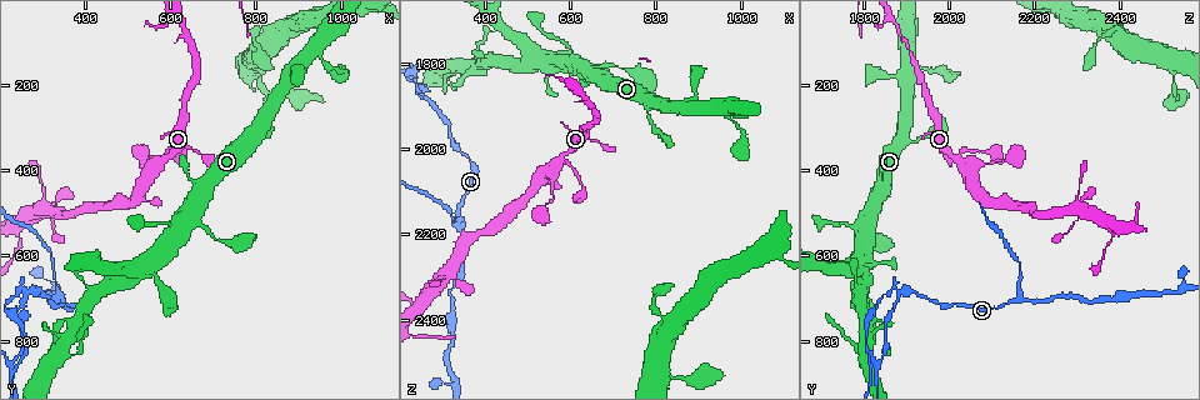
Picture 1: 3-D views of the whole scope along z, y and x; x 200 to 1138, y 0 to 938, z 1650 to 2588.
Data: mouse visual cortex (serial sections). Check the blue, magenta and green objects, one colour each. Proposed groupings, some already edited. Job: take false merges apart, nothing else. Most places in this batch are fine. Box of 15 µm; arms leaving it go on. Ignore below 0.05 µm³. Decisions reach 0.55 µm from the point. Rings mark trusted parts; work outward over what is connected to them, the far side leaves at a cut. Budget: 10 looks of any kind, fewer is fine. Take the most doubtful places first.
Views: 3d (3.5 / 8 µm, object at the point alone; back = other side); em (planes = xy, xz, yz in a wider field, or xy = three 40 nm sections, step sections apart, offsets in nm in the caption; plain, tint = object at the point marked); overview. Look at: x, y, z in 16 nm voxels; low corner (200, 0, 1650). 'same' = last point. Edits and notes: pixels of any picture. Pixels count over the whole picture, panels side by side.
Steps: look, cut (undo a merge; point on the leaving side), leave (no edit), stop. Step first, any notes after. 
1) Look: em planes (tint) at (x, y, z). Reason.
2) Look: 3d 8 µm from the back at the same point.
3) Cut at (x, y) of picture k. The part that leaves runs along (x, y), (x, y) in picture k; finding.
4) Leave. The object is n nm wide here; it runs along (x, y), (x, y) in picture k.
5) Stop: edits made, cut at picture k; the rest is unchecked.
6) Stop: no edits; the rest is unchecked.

Look: em planes (tint) at (265, 680, 1885). Narrows sharply.

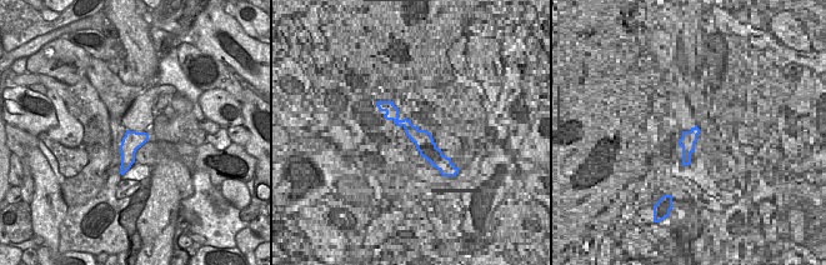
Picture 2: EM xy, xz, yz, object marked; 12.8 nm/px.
Look: 3d 3.5 µm at the same point.

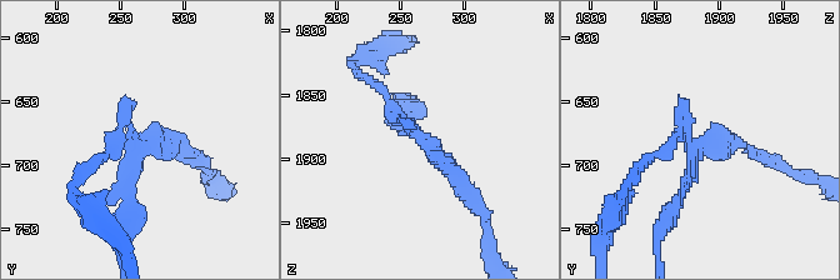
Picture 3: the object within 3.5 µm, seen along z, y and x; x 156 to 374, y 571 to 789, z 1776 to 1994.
Cut at (411, 113) of picture 3. The part that leaves runs along (691, 143), (675, 139), (646, 158), (618, 200) in picture 3; two cells meet here.

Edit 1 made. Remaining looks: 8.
Look: overview.

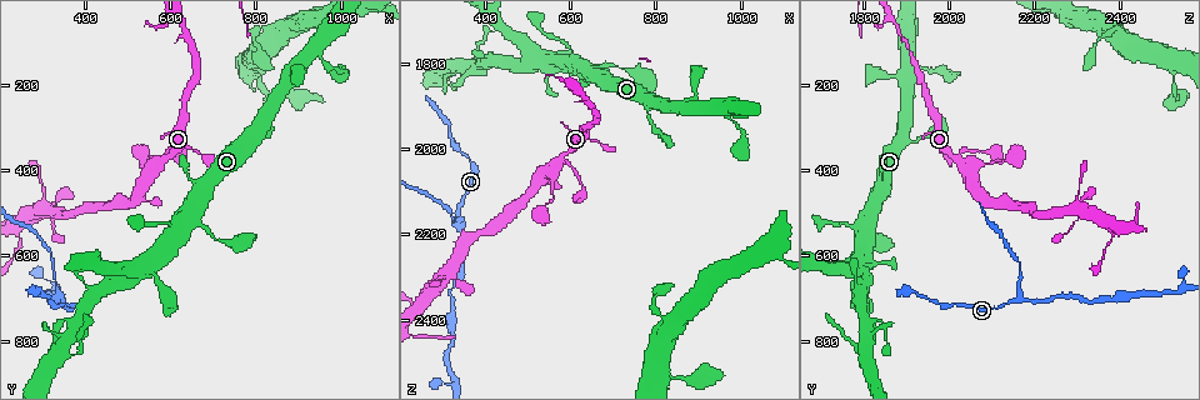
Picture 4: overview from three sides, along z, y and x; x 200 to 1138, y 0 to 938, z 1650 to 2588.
Look: 3d 3.5 µm at (335, 695, 2170). Branch point.

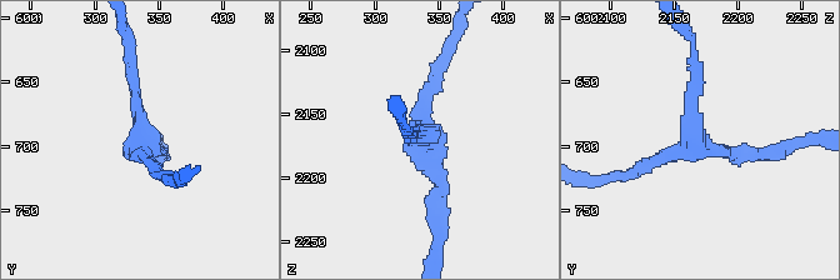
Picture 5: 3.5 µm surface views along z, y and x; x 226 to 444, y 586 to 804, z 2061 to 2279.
Look: em xy step 1 (tint) at (338, 698, 2164). 3 arms meet here; the arms are 150, 150, 200 nm wide.

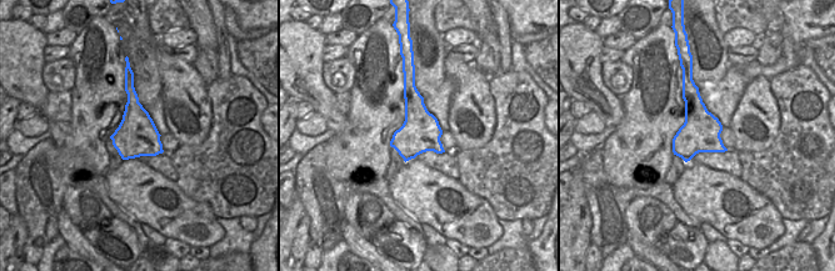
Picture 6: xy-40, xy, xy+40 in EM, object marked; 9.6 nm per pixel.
Leave. One cell here.

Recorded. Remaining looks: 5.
Look: 3d 8 µm at (325, 710, 2325). Narrows sharply.

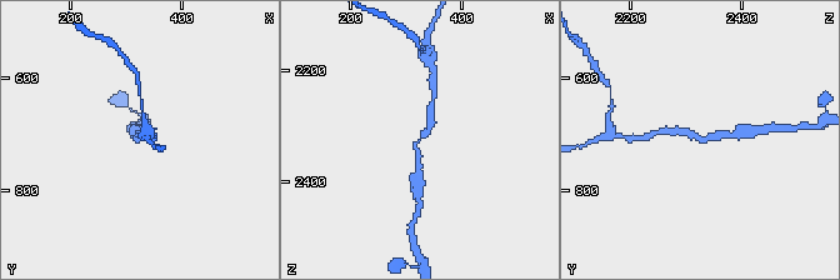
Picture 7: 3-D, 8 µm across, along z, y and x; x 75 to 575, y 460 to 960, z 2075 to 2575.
Look: 3d 3.5 µm at (325, 705, 2330).

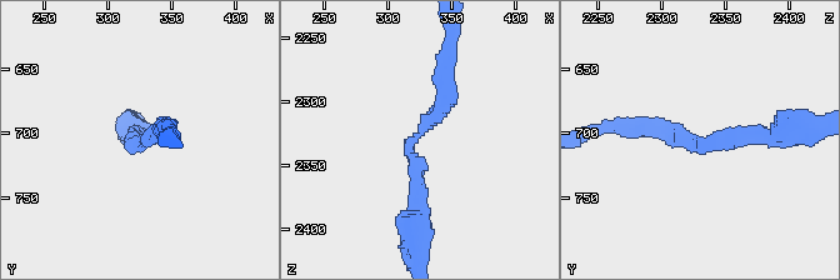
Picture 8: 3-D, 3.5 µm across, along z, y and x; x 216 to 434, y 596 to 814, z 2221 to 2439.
Leave. The arms are 200, 200 nm wide; it runs along (445, 70), (441, 109), (408, 144), (419, 215) in picture 8; all the same cell.

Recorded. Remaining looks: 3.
Look: 3d 8 µm at (340, 680, 2545). Narrows sharply.

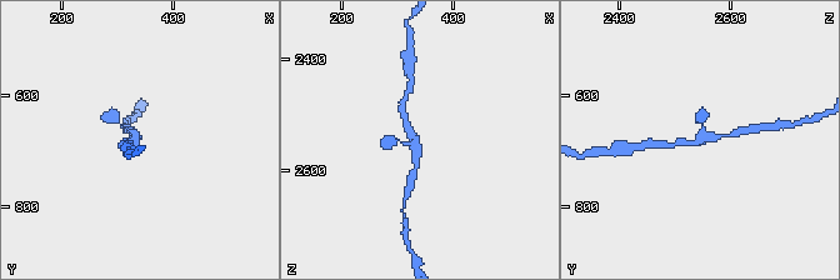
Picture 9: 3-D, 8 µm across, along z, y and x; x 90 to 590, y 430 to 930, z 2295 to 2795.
Look: 3d 3.5 µm at (335, 670, 2555).

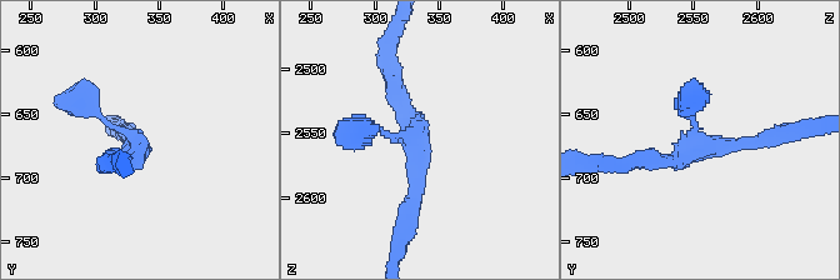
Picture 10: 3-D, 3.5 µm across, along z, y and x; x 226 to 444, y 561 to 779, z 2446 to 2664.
Look: em xy step 1 (tint) at (332, 674, 2548).

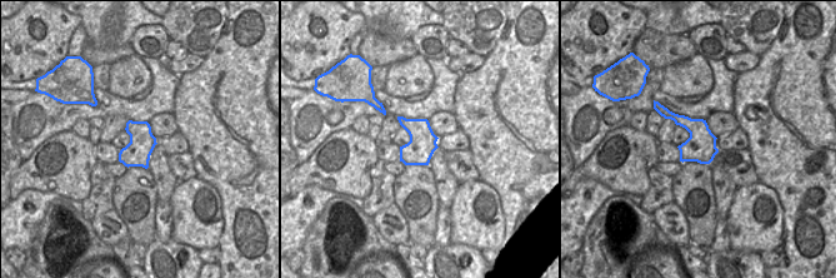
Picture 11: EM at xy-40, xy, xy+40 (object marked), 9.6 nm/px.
Leave. It runs along (624, 163), (679, 159), (698, 129), (691, 101) in picture 10; continuous, no second cell.

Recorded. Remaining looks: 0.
Stop: edits made, cut at picture 3; the rest is unchecked.

